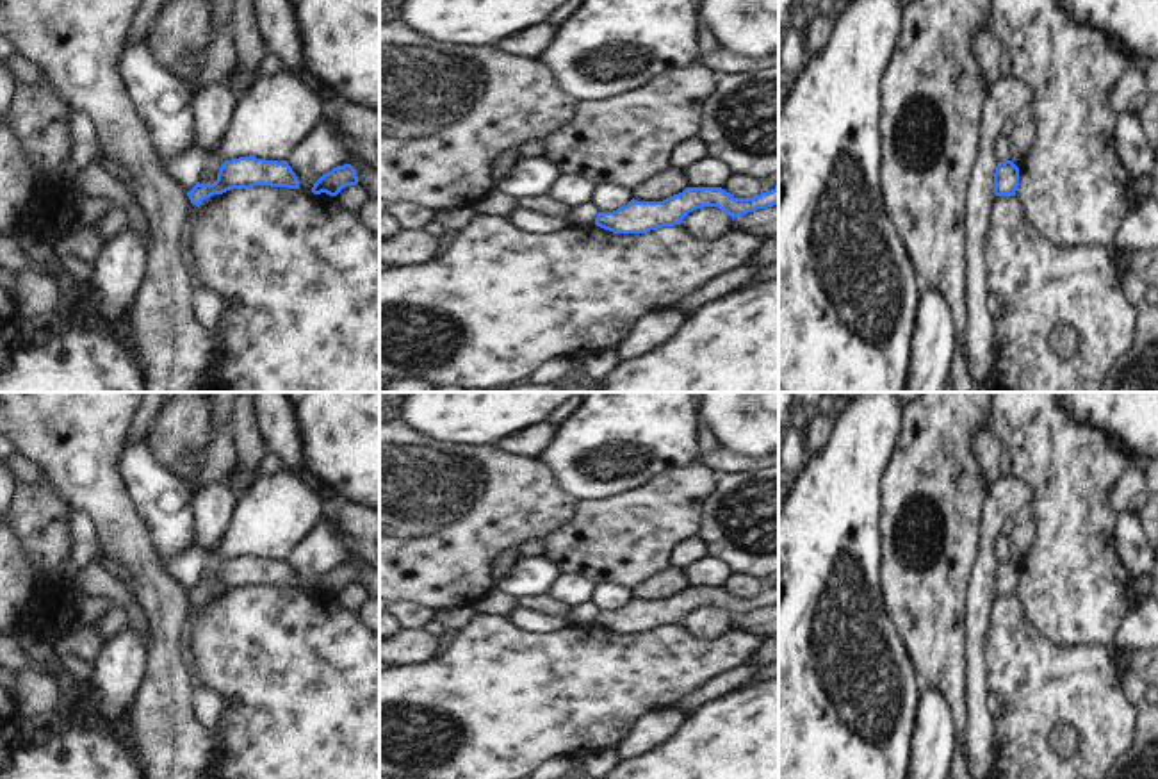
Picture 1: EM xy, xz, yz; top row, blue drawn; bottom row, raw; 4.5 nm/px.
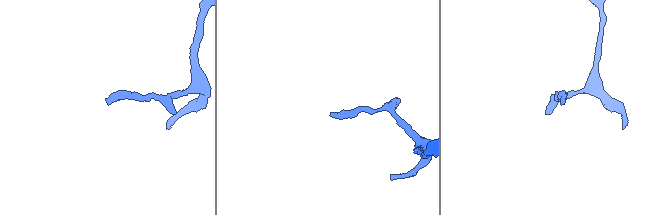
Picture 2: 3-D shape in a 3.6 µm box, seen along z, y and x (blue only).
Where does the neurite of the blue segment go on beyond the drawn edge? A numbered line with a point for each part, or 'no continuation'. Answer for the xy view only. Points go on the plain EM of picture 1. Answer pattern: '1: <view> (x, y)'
no continuation

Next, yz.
no continuation

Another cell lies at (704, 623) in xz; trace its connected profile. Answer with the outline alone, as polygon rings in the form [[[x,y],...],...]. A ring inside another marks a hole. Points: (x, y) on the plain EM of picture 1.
[[[702,606],[689,611],[681,626],[697,638],[709,640],[725,633],[732,624],[732,617],[718,606]]]

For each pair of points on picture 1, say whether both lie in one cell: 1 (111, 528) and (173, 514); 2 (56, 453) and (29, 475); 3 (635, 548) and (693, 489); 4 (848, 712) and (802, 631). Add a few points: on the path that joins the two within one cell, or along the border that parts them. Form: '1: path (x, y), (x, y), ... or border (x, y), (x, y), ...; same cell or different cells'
1: border (123, 480), (125, 492), (159, 557); different cells
2: border (18, 451), (47, 480); different cells
3: path (649, 533), (679, 503); same cell
4: path (829, 692), (802, 664), (802, 651); same cell

